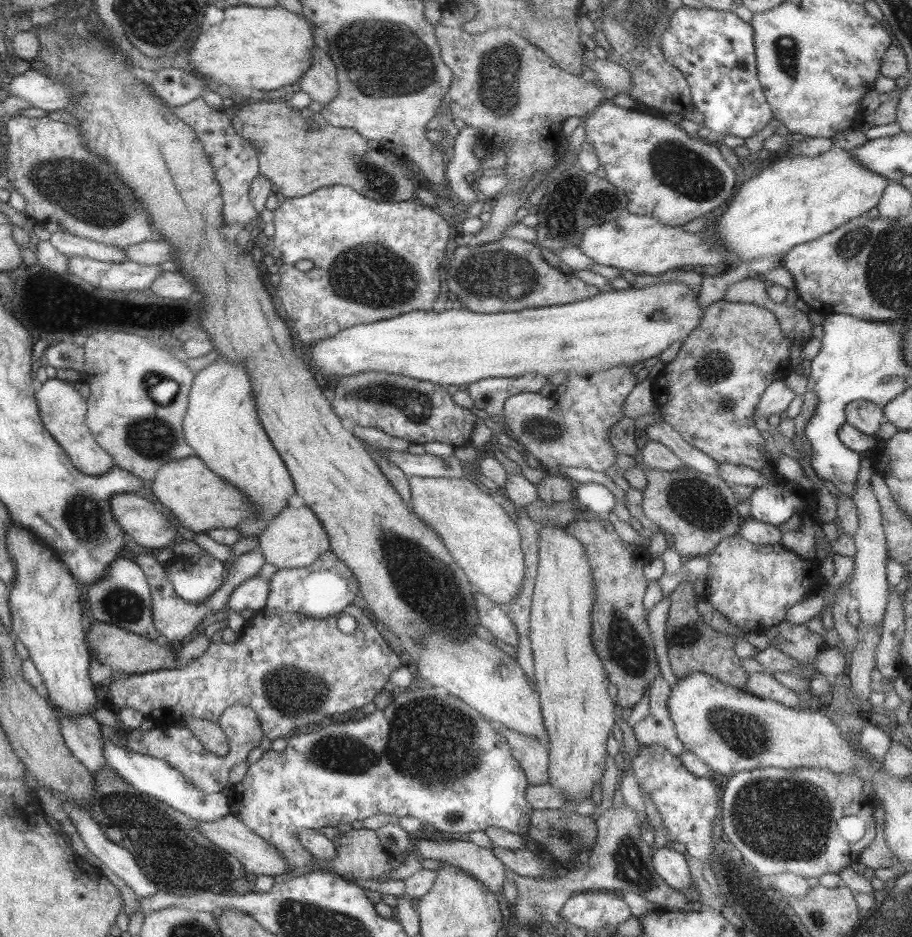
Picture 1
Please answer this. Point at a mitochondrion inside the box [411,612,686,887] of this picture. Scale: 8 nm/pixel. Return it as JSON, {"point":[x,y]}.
{"point":[571,838]}

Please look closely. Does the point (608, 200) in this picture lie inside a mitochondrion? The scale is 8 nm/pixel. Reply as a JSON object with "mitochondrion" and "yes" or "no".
{"mitochondrion":"yes"}

